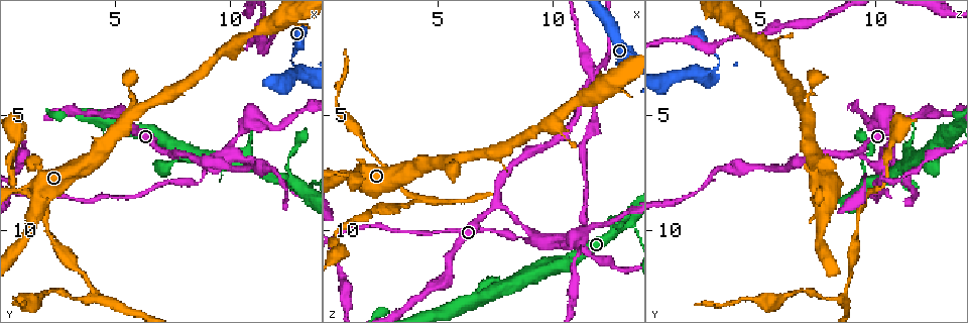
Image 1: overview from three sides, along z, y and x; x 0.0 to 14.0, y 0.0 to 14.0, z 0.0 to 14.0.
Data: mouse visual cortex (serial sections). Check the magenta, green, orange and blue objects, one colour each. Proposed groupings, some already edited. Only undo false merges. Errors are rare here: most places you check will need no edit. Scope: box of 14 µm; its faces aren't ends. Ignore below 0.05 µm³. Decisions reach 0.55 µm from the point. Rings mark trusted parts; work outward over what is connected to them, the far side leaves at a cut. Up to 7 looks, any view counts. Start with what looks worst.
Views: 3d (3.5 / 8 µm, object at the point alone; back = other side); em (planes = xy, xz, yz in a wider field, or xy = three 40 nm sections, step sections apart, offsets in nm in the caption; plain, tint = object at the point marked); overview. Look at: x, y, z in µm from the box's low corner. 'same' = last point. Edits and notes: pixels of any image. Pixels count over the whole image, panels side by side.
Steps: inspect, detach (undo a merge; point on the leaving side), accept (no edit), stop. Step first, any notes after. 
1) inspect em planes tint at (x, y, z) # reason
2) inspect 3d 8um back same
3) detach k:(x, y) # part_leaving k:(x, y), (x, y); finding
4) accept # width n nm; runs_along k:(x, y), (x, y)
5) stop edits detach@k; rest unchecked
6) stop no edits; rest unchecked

inspect 3d 3.5um back at (12.6, 2.7, 3.2) # thin neck

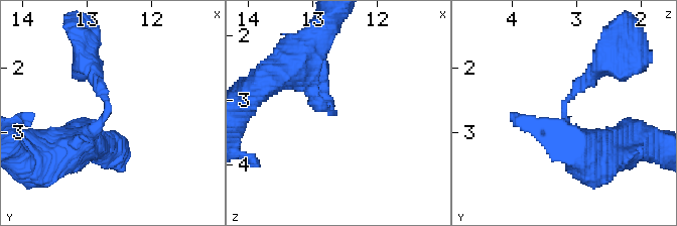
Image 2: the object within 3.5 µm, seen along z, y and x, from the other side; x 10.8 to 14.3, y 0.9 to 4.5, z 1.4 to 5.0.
inspect em xy step 1 tint at (12.70, 2.70, 3.20) # arm_widths 200, 250 nm

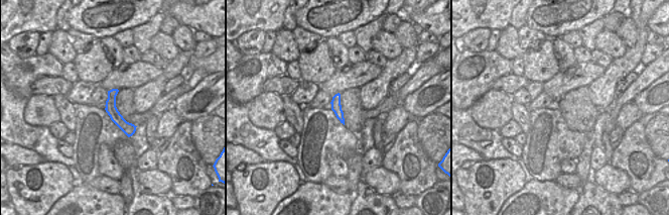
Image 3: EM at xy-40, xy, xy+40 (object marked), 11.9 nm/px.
inspect em planes tint same

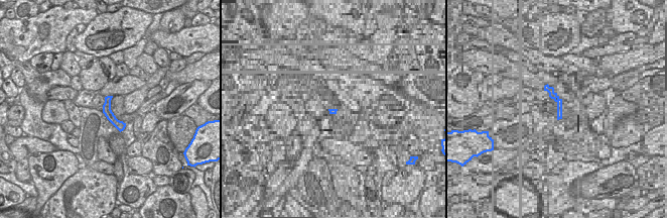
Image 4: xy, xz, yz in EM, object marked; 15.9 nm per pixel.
accept # continuous, no second cell

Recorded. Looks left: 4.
inspect 3d 3.5um back at (7.5, 6.7, 8.9) # sharp bend

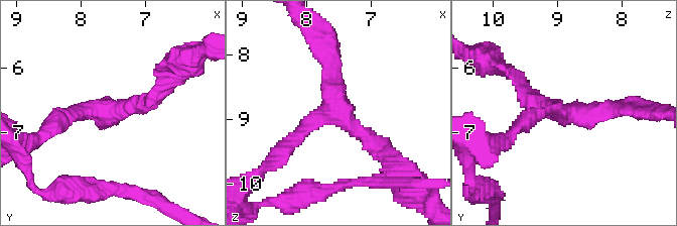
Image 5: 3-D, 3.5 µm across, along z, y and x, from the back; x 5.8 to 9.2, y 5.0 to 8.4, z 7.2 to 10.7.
inspect em xy step 3 plain at (7.50, 6.70, 8.95) # arms 3; arm_widths 150, 200, 250 nm; now the EM

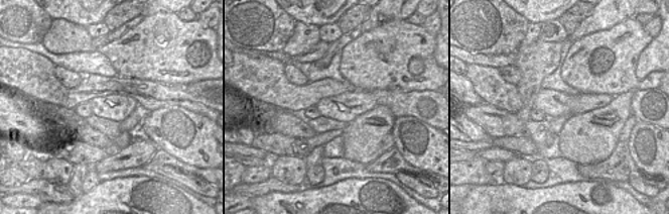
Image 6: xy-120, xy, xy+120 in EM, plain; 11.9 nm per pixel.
inspect em xy step 3 tint same

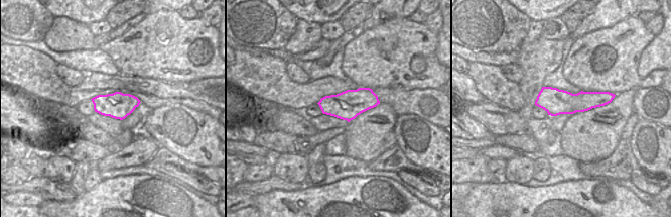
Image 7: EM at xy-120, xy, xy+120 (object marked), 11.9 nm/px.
accept # runs_along 7:(607, 99), (538, 103); all the same cell

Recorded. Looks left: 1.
stop no edits; rest unchecked

